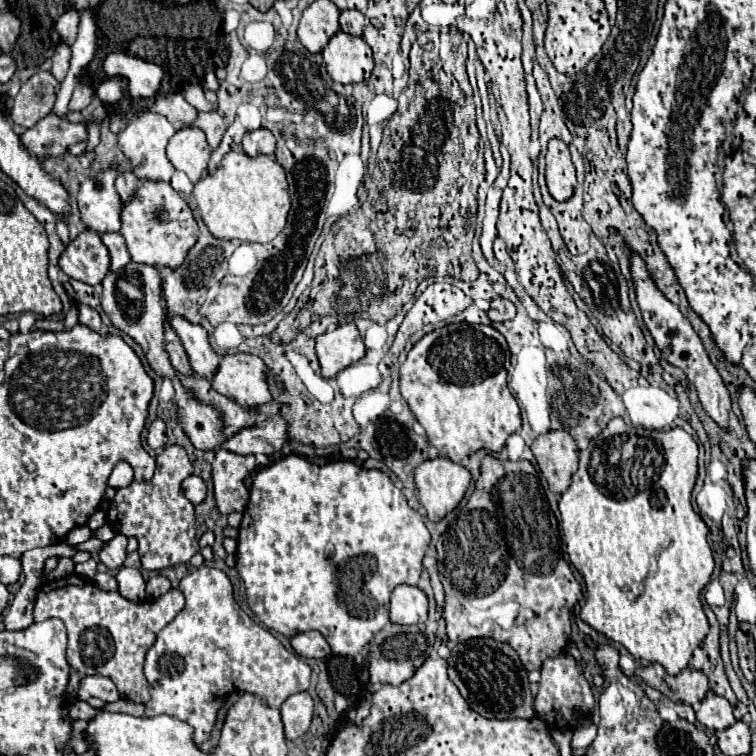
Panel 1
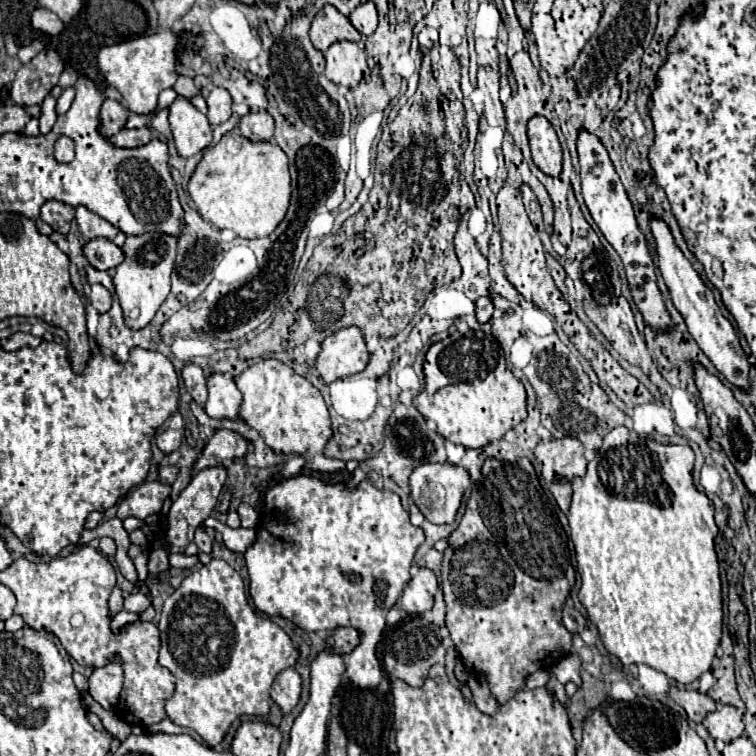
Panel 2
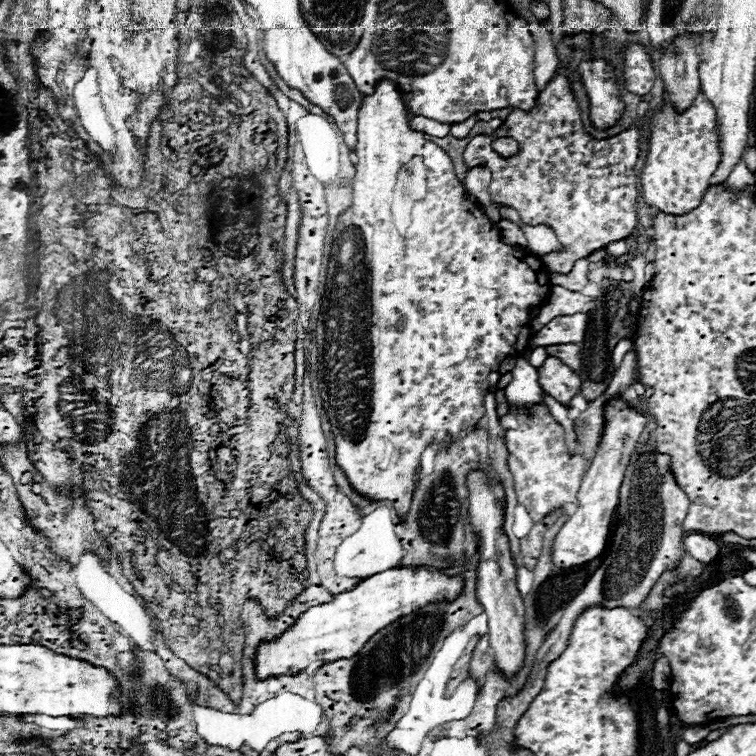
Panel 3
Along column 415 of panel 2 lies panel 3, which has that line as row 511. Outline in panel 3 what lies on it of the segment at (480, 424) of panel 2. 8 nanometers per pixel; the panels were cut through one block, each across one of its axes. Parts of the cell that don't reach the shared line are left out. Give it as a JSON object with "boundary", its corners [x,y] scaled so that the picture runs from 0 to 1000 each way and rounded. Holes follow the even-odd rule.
{"boundary":[[[503,106],[503,108],[497,111],[497,116],[495,116],[495,124],[487,124],[487,127],[479,130],[479,138],[476,138],[476,143],[474,143],[474,185],[471,185],[471,206],[474,206],[474,214],[471,214],[471,235],[468,235],[468,243],[466,243],[466,272],[447,288],[447,296],[444,296],[444,304],[442,304],[442,320],[444,320],[444,325],[439,325],[439,341],[437,341],[434,357],[431,357],[429,389],[426,389],[423,402],[421,402],[421,410],[418,410],[418,415],[415,415],[418,431],[415,431],[415,439],[413,439],[413,442],[415,442],[415,452],[418,452],[418,463],[421,463],[421,479],[418,479],[421,519],[423,519],[423,526],[426,526],[426,540],[431,542],[431,548],[434,548],[434,553],[437,553],[437,561],[439,561],[439,574],[442,574],[442,585],[444,585],[444,611],[447,611],[447,616],[455,622],[460,638],[463,638],[476,653],[484,653],[484,656],[492,659],[492,661],[516,661],[529,680],[540,677],[540,672],[542,672],[545,653],[548,653],[548,643],[550,643],[550,640],[548,640],[548,624],[550,624],[550,619],[556,616],[556,603],[558,603],[561,593],[563,593],[574,579],[577,579],[582,587],[593,587],[593,585],[603,582],[614,569],[619,569],[619,566],[624,566],[624,563],[632,561],[632,556],[635,556],[635,553],[640,550],[640,545],[643,545],[643,540],[640,540],[640,524],[643,524],[643,519],[646,519],[646,492],[648,492],[648,489],[659,489],[661,481],[664,481],[664,476],[667,476],[669,471],[690,468],[690,466],[698,463],[698,455],[701,455],[701,447],[704,447],[704,437],[701,437],[701,407],[717,405],[717,402],[722,399],[722,394],[725,394],[728,381],[730,381],[722,349],[720,349],[720,347],[714,349],[714,344],[712,344],[701,331],[693,331],[693,328],[688,328],[688,325],[672,325],[672,323],[667,323],[667,320],[661,317],[661,307],[656,304],[656,299],[651,296],[651,291],[640,283],[638,275],[632,275],[630,270],[624,270],[624,267],[619,265],[619,257],[614,254],[611,241],[608,241],[608,238],[603,235],[603,230],[601,230],[601,220],[598,220],[598,212],[593,209],[593,204],[590,204],[585,196],[579,196],[579,193],[569,185],[566,177],[553,175],[553,172],[545,172],[540,161],[542,161],[542,151],[540,151],[537,140],[534,140],[534,132],[532,132],[532,127],[529,127],[529,119],[524,116],[521,108],[516,108],[516,106]]]}

